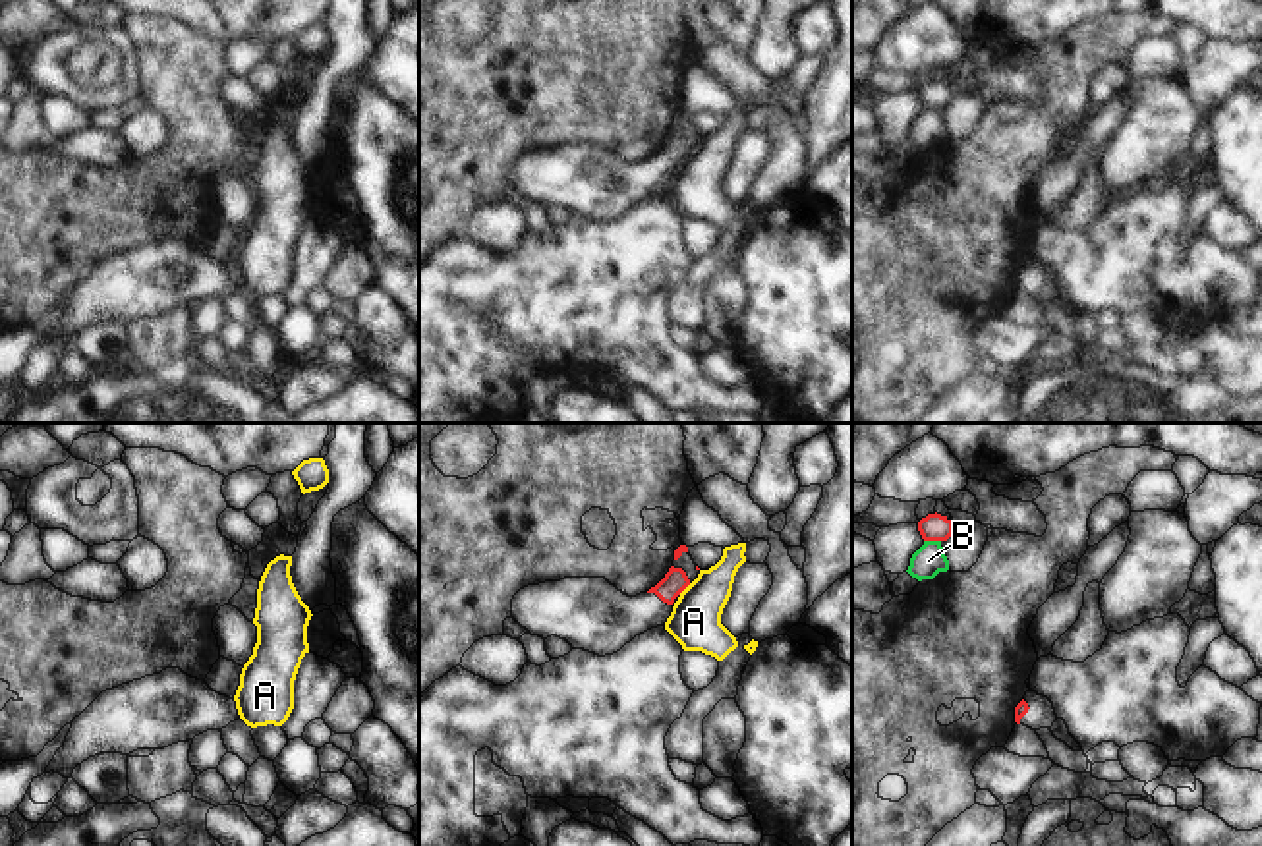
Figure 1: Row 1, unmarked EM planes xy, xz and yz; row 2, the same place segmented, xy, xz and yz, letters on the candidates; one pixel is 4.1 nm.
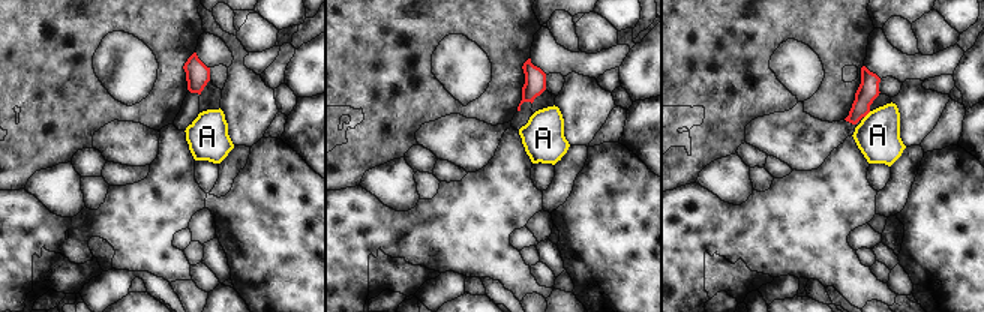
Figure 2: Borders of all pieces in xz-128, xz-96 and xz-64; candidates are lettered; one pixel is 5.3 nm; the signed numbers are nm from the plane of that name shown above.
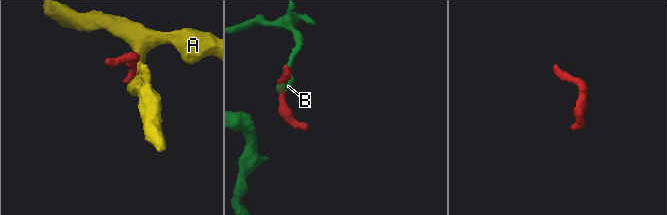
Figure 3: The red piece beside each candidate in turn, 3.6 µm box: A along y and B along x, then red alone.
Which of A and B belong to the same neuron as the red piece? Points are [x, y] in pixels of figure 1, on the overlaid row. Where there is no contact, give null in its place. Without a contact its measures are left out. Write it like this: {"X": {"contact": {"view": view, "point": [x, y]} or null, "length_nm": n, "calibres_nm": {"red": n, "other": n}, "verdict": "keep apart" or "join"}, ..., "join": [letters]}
{"A": {"contact": {"view": "xz", "point": [685, 588]}, "length_nm": 70, "calibres_nm": {"red": 100, "other": 220}, "verdict": "keep apart"}, "B": {"contact": {"view": "yz", "point": [932, 539]}, "length_nm": 70, "calibres_nm": {"red": 110, "other": 140}, "verdict": "keep apart"}, "join": []}

